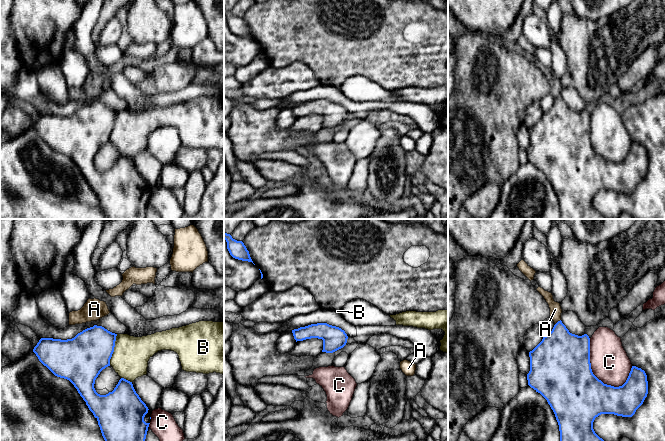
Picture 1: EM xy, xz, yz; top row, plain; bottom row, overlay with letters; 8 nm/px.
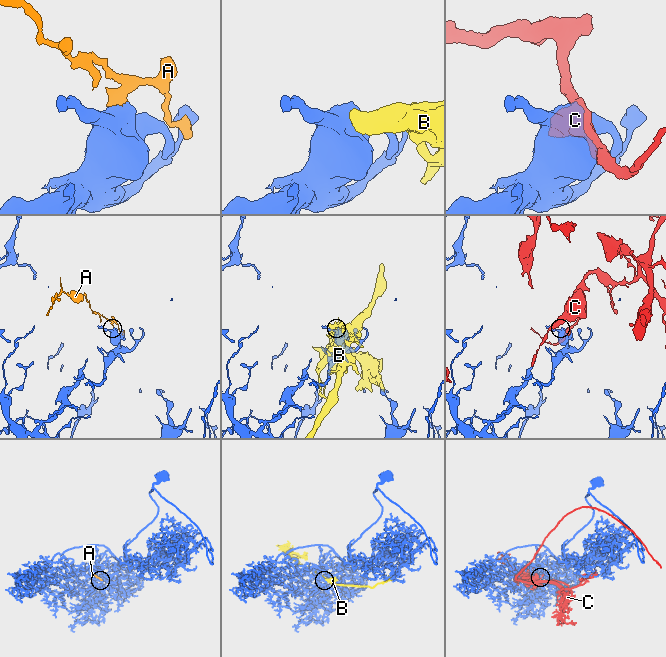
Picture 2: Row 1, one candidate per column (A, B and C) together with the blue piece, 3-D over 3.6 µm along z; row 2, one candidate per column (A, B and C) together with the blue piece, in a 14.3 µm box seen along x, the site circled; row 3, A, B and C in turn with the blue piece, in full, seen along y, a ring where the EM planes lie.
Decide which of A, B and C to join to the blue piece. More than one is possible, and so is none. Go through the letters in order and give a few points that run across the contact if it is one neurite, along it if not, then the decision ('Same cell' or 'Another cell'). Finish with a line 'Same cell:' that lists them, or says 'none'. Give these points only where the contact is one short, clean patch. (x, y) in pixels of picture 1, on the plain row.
A: Line: yz (560, 95), (555, 100). Another cell
B: Line: xy (117, 110), (109, 140). Another cell
C: Another cell
Same cell: none

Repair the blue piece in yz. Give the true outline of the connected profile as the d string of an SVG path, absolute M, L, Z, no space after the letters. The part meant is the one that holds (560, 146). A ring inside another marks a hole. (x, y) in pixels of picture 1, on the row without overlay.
M562 97L529 128L528 161L540 169L553 186L559 201L560 219L608 219L593 205L593 198L601 190L632 193L648 170L647 151L632 142L626 158L619 163L604 160L592 148L590 114L569 108Z

